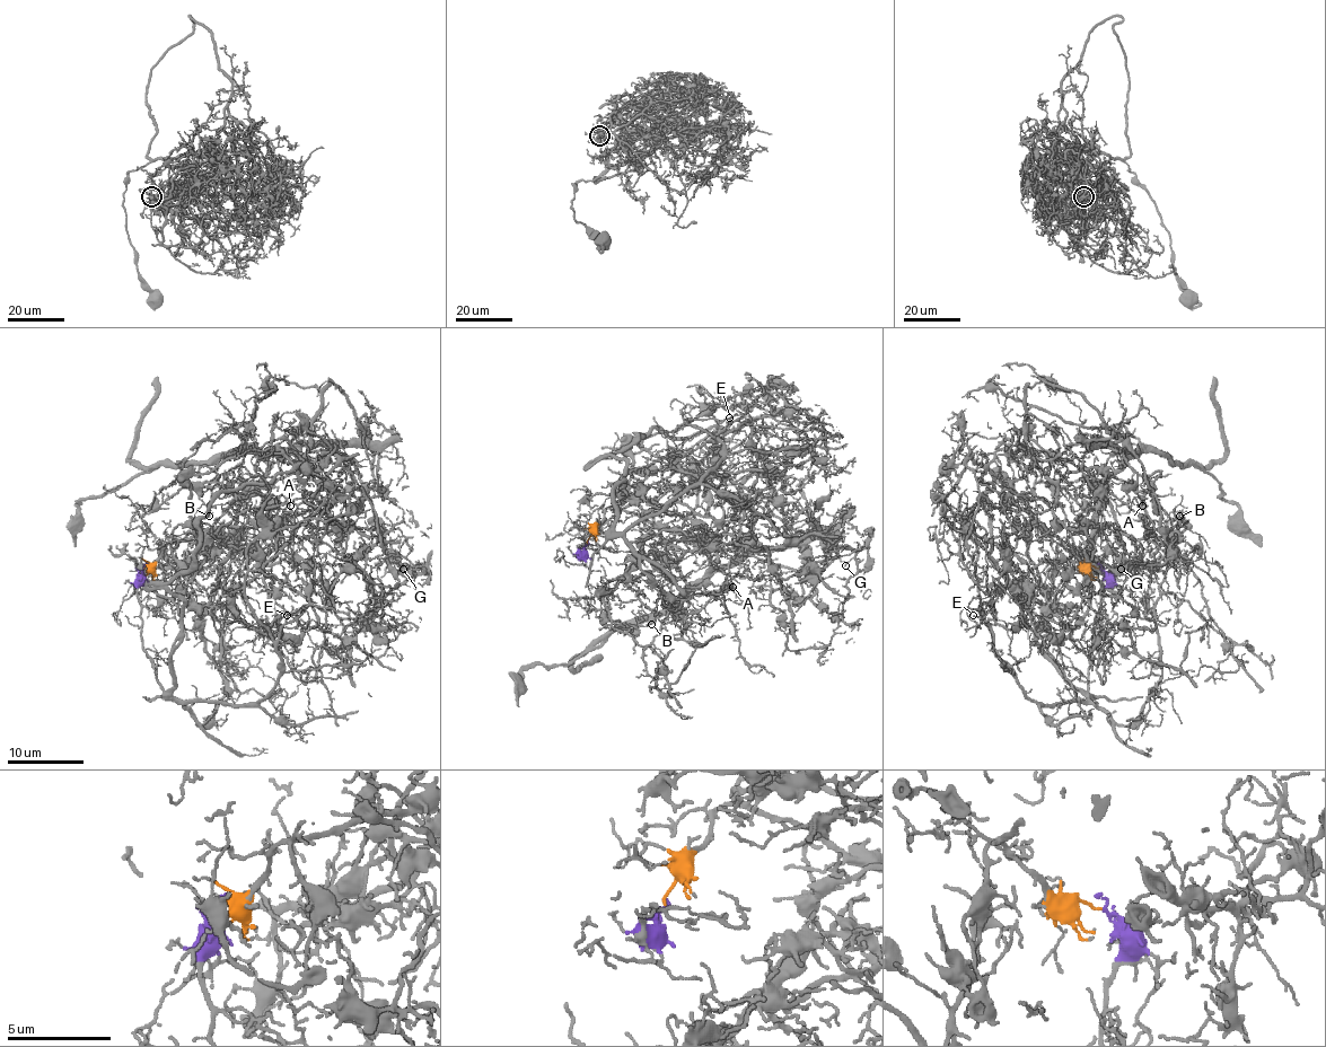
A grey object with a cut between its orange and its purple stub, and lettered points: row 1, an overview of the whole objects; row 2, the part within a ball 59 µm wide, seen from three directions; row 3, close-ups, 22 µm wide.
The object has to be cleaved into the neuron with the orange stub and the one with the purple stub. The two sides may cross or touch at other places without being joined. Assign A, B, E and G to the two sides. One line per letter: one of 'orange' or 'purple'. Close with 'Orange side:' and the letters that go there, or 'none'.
A: purple
B: orange
E: purple
G: orange
Orange side: B, G

